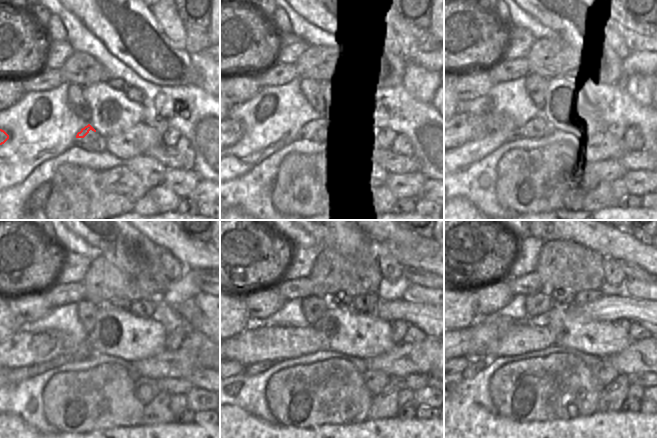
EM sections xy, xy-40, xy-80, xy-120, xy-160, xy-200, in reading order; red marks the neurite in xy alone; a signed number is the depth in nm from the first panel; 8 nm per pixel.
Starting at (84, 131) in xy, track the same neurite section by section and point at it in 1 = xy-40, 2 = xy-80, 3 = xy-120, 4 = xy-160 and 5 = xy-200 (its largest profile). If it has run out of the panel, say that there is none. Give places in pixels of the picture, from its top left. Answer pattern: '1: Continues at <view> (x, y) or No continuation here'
1: Continues at xy-40 (307, 130)
2: Continues at xy-80 (538, 125)
3: Continues at xy-120 (25, 348)
4: Continues at xy-160 (266, 343)
5: Continues at xy-200 (524, 337).

